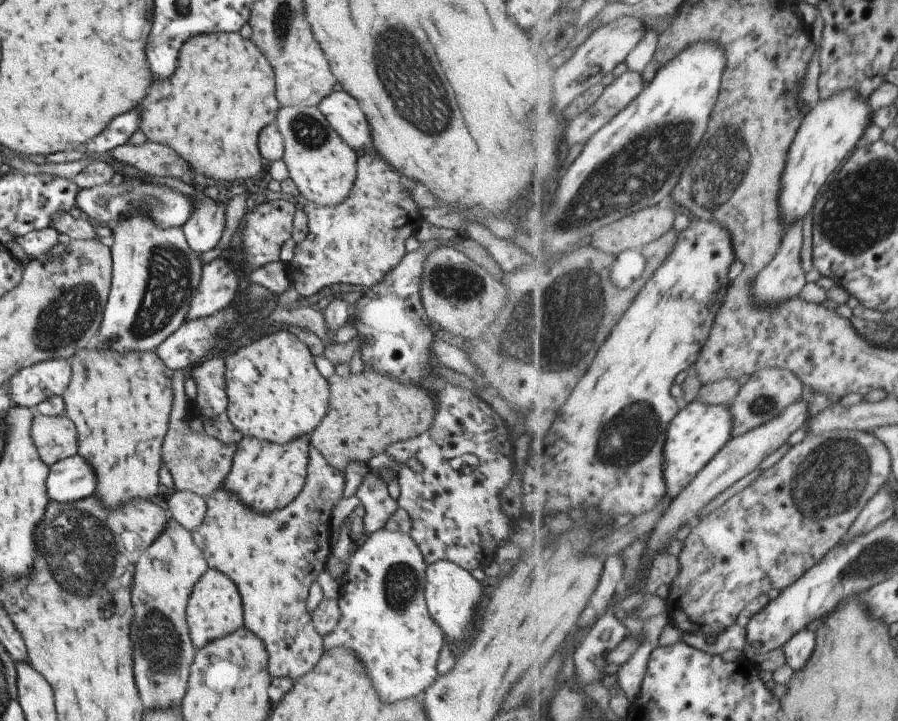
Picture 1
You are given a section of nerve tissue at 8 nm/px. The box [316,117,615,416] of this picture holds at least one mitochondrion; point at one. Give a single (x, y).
(579, 314)

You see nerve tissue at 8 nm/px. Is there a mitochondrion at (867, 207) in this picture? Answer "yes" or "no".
yes

